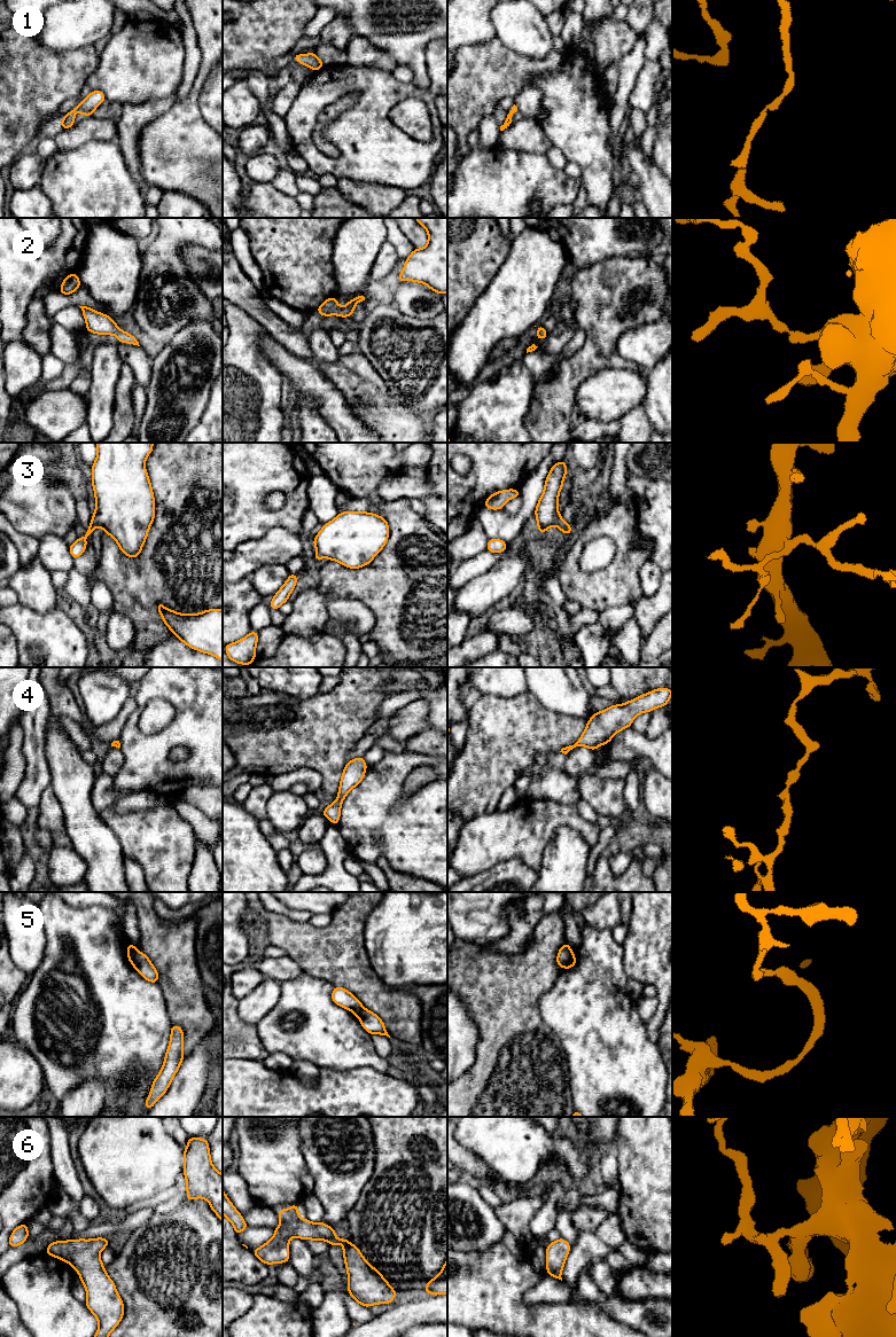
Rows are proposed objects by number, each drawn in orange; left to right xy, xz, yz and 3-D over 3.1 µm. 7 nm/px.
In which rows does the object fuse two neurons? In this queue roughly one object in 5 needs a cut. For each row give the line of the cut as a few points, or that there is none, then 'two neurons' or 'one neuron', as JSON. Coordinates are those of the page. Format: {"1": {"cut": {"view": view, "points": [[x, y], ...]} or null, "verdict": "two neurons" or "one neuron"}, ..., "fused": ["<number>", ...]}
{"1": {"cut": null, "verdict": "one neuron"}, "2": {"cut": null, "verdict": "one neuron"}, "3": {"cut": null, "verdict": "one neuron"}, "4": {"cut": null, "verdict": "one neuron"}, "5": {"cut": {"view": "yz", "points": [[573, 953], [562, 967]]}, "verdict": "two neurons"}, "6": {"cut": null, "verdict": "one neuron"}, "fused": ["5"]}

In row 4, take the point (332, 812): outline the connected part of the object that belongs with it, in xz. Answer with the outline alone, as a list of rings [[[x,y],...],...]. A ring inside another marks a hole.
[[[363,757],[351,759],[345,765],[341,777],[336,802],[332,803],[321,812],[328,819],[328,821],[338,826],[342,802],[346,797],[349,791],[363,781],[366,768],[367,764],[365,763]]]

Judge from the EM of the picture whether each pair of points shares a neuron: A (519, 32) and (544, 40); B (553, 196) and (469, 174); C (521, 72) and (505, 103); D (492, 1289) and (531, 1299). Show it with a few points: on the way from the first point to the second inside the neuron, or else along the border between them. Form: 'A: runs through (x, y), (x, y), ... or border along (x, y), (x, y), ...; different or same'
A: runs through (524, 32), (534, 40), (538, 40); same
B: runs through (532, 179), (490, 179); same
C: border along (512, 96), (505, 96), (498, 104); different
D: border along (542, 1277), (524, 1294), (523, 1303), (526, 1305); different

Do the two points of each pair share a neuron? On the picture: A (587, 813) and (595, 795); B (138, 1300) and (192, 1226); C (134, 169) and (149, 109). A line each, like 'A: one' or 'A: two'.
A: two
B: one
C: one

